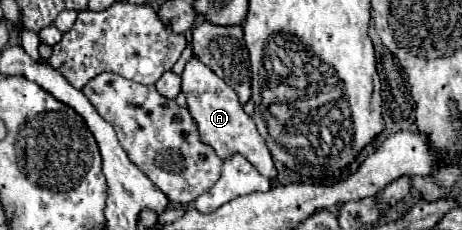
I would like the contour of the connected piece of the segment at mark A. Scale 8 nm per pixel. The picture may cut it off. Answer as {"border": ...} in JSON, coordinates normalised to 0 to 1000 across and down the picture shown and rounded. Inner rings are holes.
{"border":[[[420,243],[403,270],[398,322],[394,322],[394,400],[403,409],[407,478],[420,513],[420,530],[429,539],[429,583],[433,583],[437,617],[446,617],[455,643],[463,643],[463,661],[481,696],[494,687],[498,670],[515,661],[567,765],[576,765],[584,783],[597,765],[597,730],[593,730],[589,678],[580,661],[576,609],[558,583],[550,522],[528,487],[506,391],[498,391],[498,374],[489,374],[489,357],[481,357],[481,339],[472,339],[450,287],[437,287],[437,270],[429,270],[429,252],[420,252]]]}

